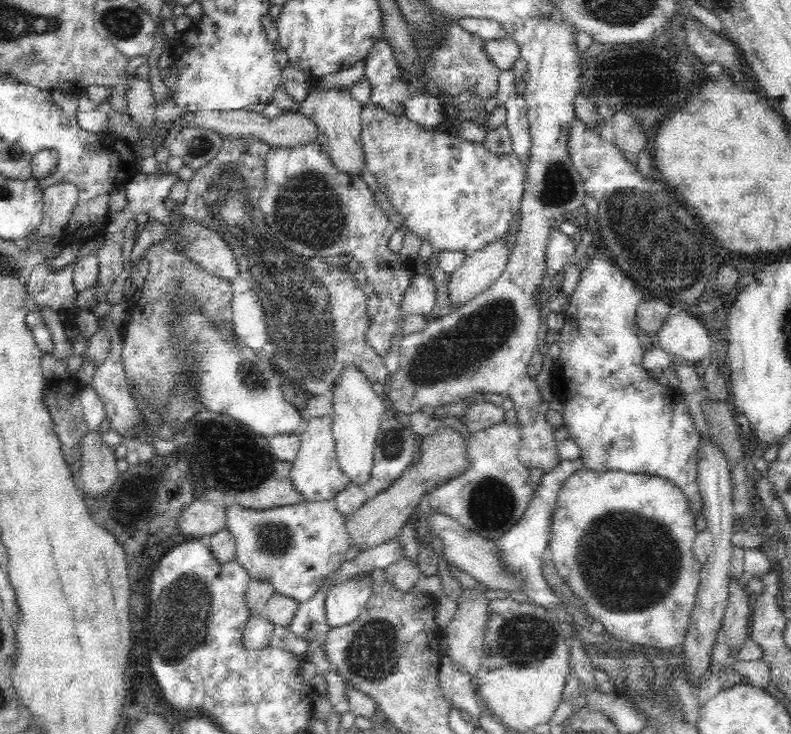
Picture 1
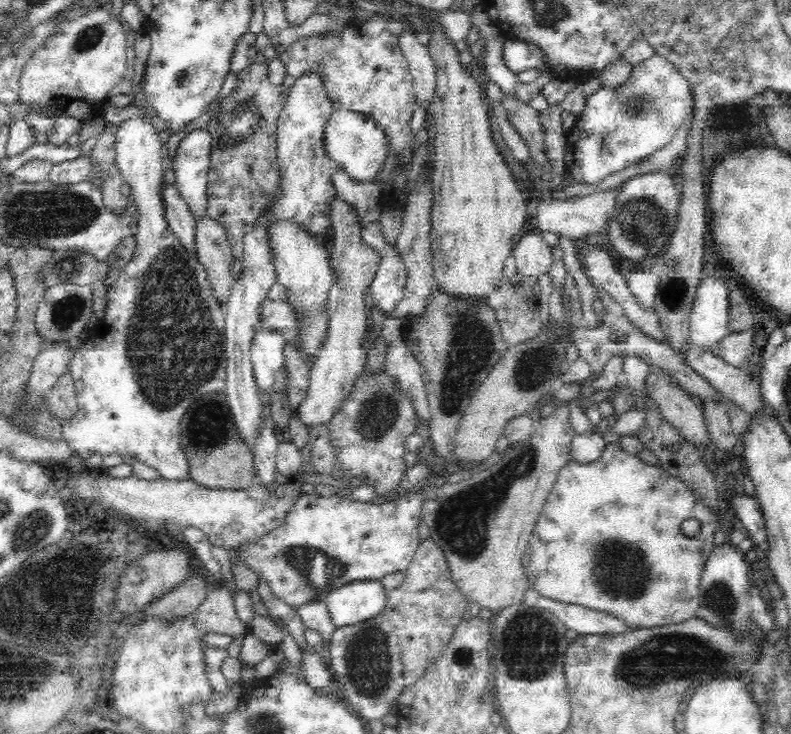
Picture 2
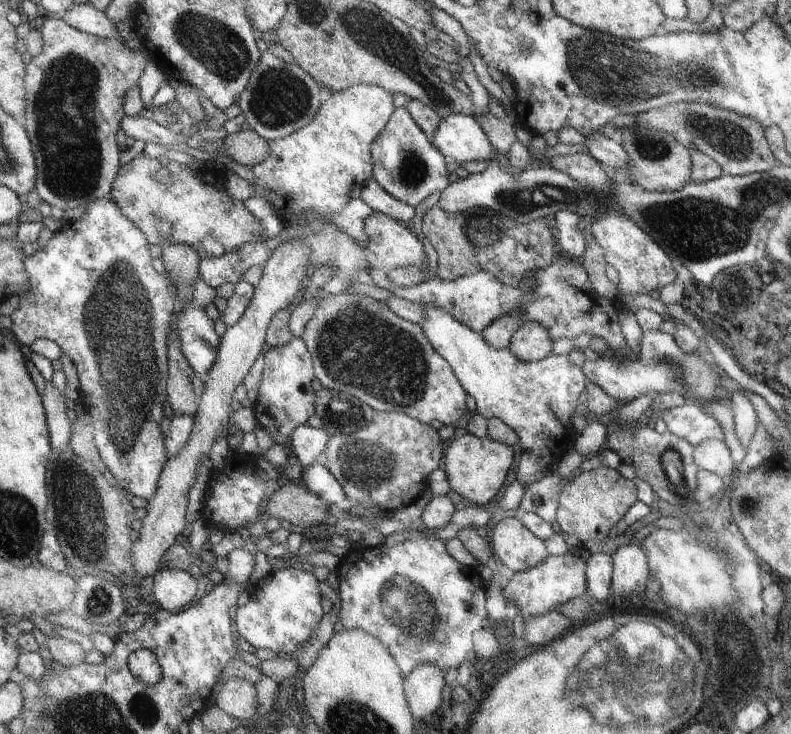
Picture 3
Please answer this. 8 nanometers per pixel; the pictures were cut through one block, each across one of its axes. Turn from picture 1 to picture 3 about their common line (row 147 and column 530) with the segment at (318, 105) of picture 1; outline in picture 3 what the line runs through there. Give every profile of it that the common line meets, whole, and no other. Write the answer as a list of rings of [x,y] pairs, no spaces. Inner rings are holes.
[[[523,322],[509,340],[511,354],[521,362],[537,362],[551,354],[553,340],[539,322]]]

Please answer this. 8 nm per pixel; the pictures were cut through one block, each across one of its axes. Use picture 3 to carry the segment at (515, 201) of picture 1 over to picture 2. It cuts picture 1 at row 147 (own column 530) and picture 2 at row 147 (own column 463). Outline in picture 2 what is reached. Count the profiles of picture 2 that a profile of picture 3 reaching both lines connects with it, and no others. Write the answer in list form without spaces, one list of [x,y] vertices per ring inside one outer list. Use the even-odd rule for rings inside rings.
[[[334,110],[328,126],[326,126],[326,152],[328,158],[340,166],[350,178],[356,182],[370,182],[384,172],[388,160],[390,160],[390,146],[388,146],[388,132],[378,126],[370,116],[358,114],[358,112],[348,112],[348,110]]]

